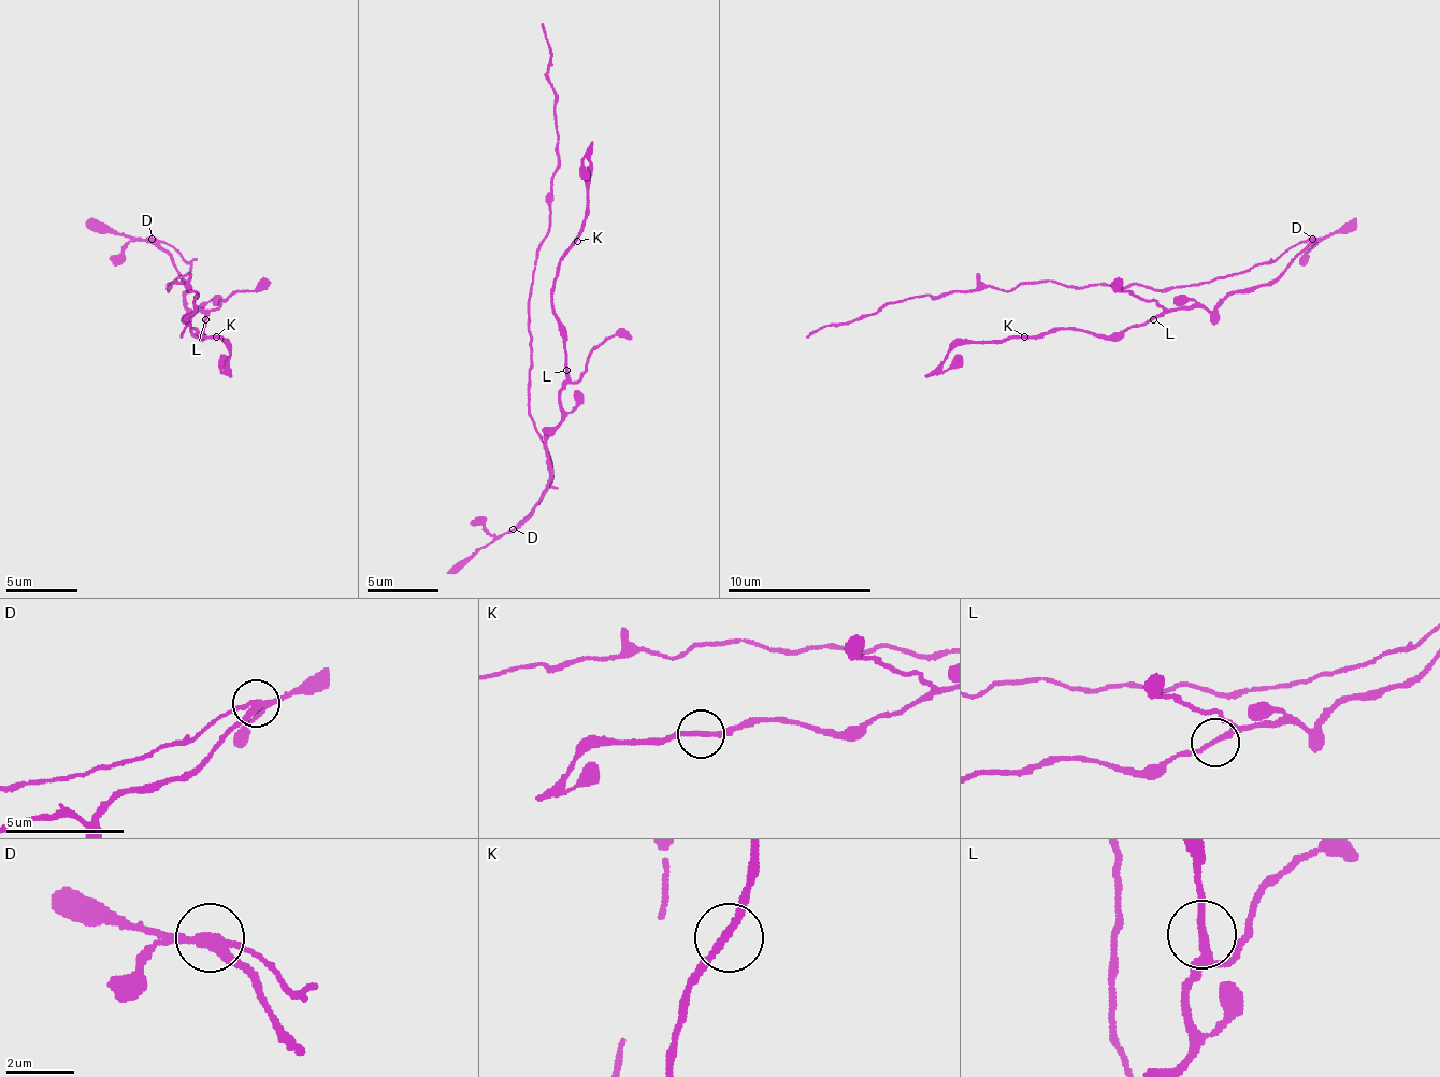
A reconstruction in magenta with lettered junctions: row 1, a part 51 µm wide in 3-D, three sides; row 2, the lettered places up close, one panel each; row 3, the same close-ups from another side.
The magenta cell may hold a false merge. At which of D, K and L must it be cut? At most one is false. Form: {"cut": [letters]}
{"cut": ["D"]}

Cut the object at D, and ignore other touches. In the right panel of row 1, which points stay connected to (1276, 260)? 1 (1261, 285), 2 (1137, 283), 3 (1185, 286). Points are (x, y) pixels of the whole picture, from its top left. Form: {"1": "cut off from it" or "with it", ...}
{"1": "cut off from it", "2": "with it", "3": "with it"}

